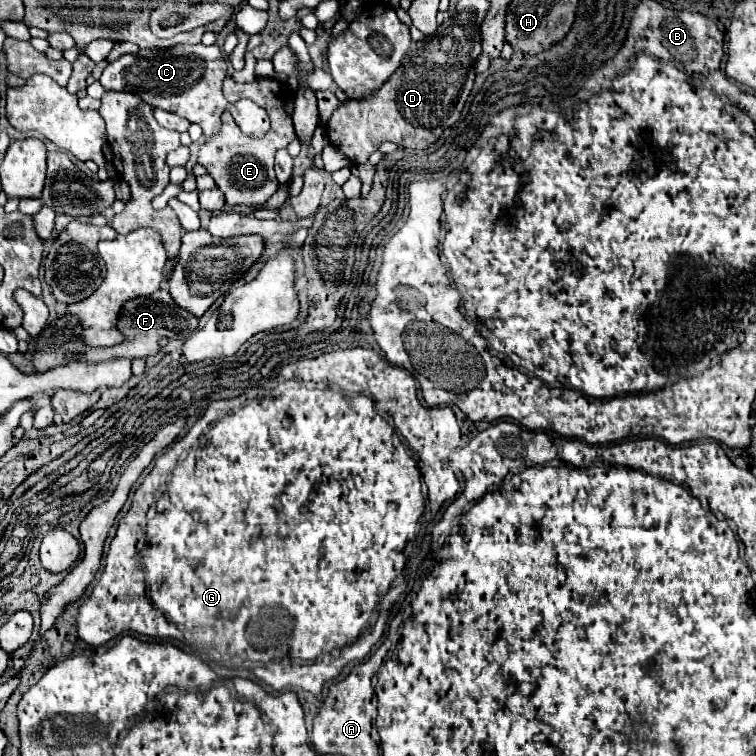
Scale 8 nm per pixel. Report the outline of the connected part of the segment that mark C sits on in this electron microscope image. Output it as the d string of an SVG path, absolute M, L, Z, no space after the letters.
M176 45L170 49L140 49L136 55L122 55L106 67L100 85L106 91L138 93L148 105L172 111L190 123L198 123L204 137L214 137L220 131L220 117L228 111L230 103L222 95L222 81L226 79L226 59L218 45Z

